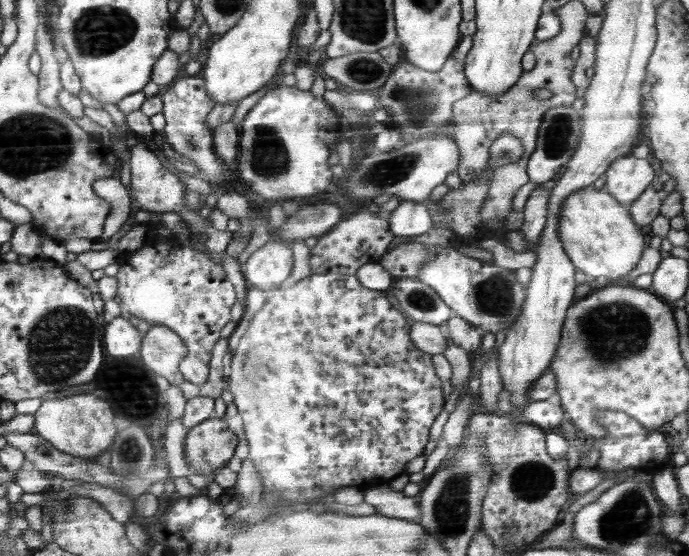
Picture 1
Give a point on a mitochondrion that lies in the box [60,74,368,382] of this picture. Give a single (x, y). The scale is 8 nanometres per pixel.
(270, 157)

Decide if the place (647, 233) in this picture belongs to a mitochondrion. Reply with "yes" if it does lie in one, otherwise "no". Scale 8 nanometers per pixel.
no

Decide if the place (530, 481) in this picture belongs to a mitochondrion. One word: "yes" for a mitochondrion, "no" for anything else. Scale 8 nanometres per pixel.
yes

